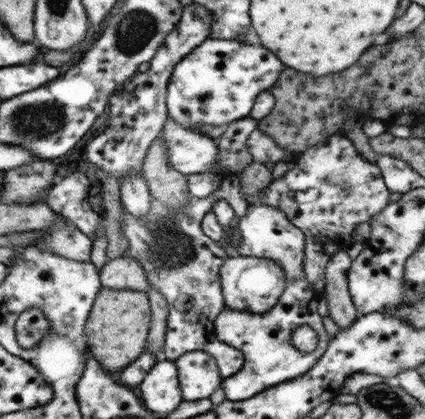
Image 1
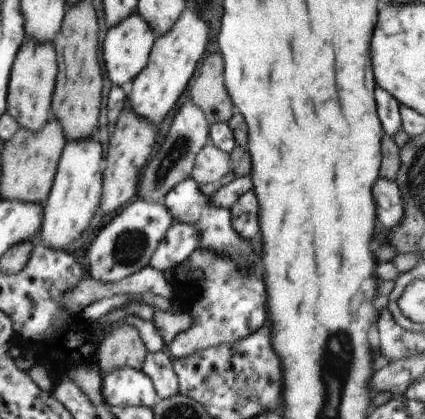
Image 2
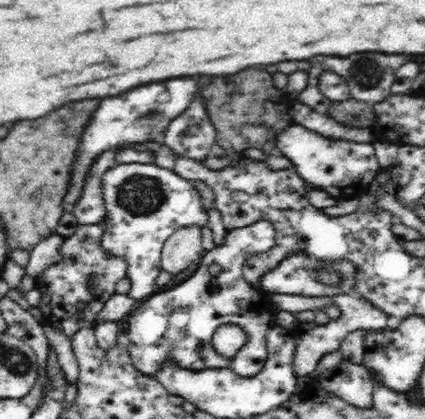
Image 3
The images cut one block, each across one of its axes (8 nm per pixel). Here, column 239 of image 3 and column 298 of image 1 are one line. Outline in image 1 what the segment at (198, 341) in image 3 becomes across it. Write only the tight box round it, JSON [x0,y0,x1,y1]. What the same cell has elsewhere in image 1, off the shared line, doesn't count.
[213,206,331,402]

